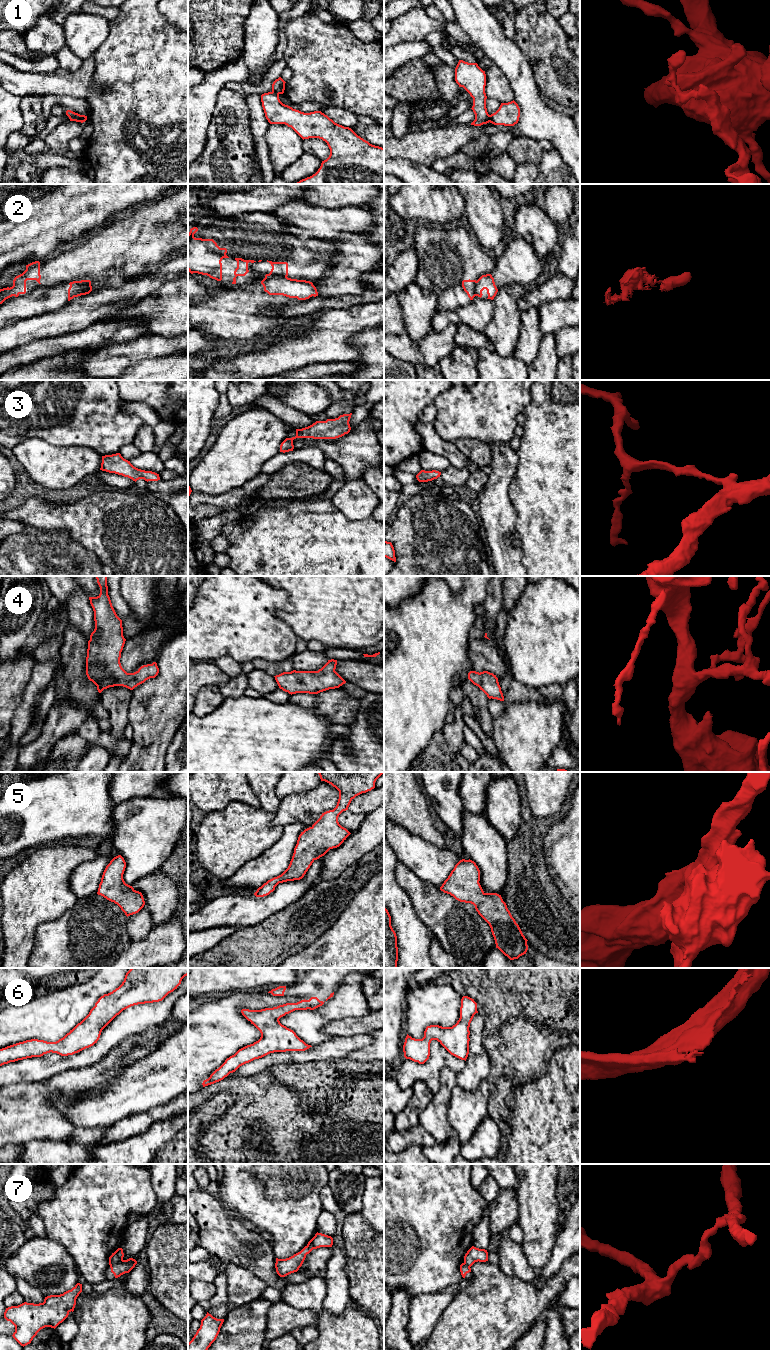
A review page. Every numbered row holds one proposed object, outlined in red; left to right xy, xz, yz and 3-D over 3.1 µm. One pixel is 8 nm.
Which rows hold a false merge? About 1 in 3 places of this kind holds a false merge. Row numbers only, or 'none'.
1, 2, 7

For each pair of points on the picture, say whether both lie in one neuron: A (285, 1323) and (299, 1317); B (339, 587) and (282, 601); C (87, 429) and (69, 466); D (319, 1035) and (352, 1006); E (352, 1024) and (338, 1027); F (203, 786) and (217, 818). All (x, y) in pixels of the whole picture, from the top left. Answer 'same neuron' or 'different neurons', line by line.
A: same neuron
B: different neurons
C: different neurons
D: same neuron
E: same neuron
F: different neurons

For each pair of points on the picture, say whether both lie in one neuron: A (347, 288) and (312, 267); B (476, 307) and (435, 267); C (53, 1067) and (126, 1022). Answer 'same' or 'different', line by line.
A: different
B: different
C: same

